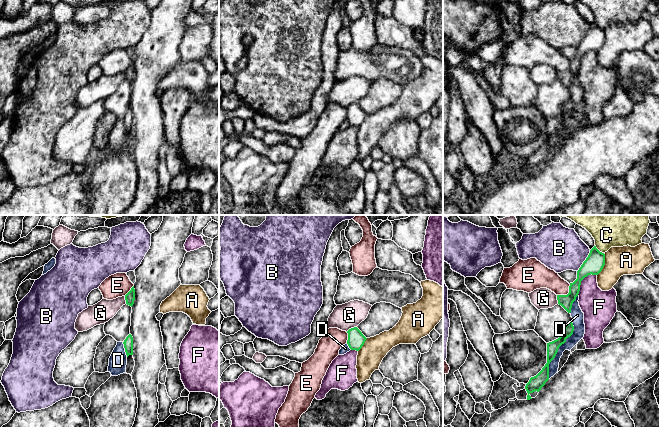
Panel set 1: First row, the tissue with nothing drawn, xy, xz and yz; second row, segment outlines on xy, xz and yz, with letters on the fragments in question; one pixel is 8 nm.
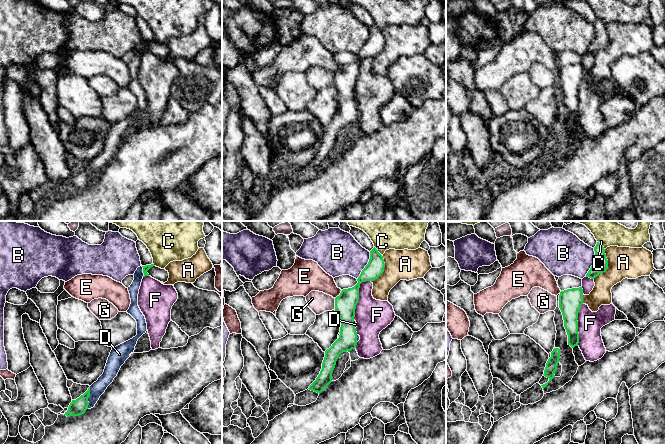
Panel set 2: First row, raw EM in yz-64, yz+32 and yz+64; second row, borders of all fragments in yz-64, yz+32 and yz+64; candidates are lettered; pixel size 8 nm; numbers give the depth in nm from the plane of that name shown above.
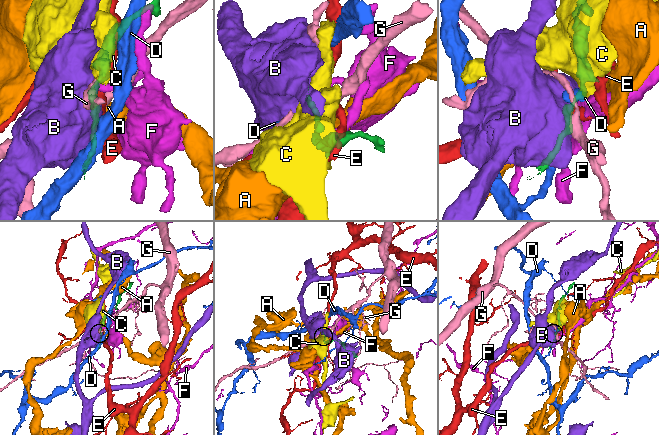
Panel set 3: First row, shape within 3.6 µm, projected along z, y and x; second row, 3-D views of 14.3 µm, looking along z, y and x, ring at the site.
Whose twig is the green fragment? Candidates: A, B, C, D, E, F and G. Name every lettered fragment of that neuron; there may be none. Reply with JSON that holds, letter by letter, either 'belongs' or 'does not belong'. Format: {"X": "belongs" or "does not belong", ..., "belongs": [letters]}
{"A": "does not belong", "B": "does not belong", "C": "does not belong", "D": "belongs", "E": "does not belong", "F": "does not belong", "G": "does not belong", "belongs": ["D"]}

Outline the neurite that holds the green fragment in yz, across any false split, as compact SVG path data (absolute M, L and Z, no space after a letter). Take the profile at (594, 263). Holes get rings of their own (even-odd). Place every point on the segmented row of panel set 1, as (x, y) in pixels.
M594 246L583 262L579 270L577 271L577 279L570 283L569 293L567 295L557 295L558 304L561 305L568 313L571 314L572 320L565 326L563 334L556 340L547 343L547 363L542 370L534 377L531 377L529 382L526 384L525 389L528 393L527 400L532 399L529 395L535 391L539 392L545 383L558 373L560 358L565 350L571 351L571 349L584 337L585 324L584 324L584 313L579 306L579 291L581 281L588 275L598 275L605 265L605 254L600 252L596 246Z

